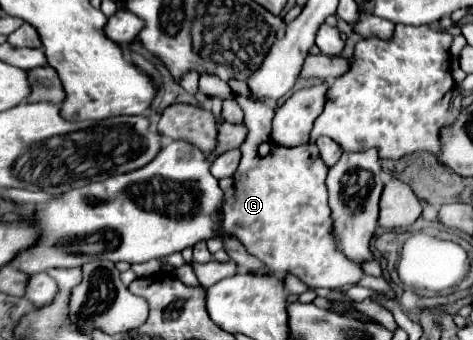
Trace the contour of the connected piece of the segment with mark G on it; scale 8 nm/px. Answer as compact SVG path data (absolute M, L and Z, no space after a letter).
M235 94L235 100L245 114L249 136L241 146L243 158L233 176L235 194L223 204L225 232L239 238L245 248L275 274L291 272L311 288L357 284L363 278L361 266L337 250L325 184L329 166L319 158L317 146L273 146L267 156L259 156L257 146L271 140L271 120L275 116L273 100L253 102L241 94Z

